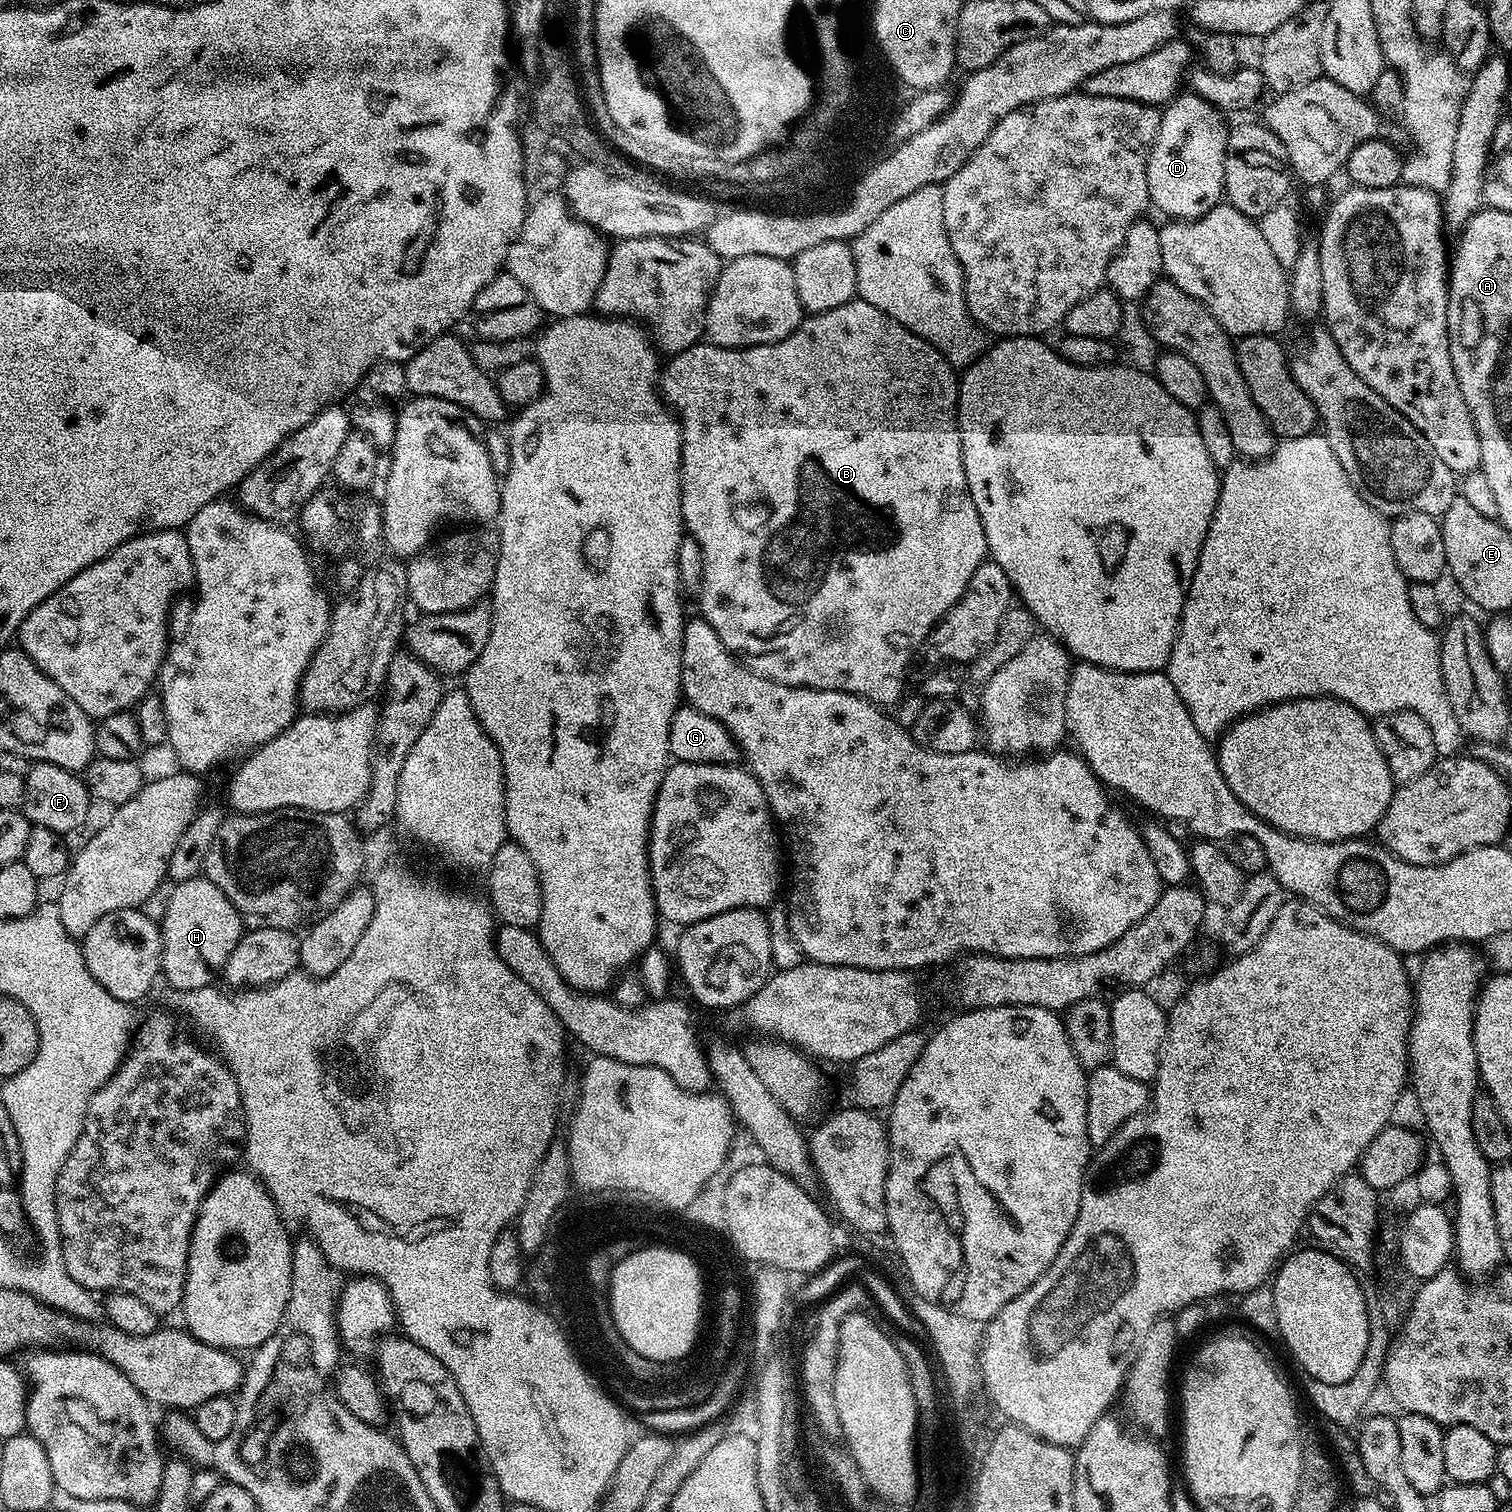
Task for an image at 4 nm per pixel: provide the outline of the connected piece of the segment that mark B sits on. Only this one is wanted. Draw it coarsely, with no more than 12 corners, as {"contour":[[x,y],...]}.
{"contour":[[853,298],[675,353],[699,615],[889,706],[988,556],[958,376]]}

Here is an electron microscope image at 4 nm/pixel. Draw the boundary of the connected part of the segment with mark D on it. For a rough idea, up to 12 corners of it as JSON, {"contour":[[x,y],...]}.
{"contour":[[1195,94],[1161,111],[1153,209],[1197,220],[1221,203],[1225,113]]}

